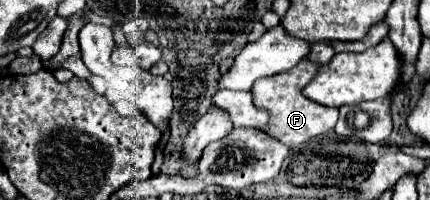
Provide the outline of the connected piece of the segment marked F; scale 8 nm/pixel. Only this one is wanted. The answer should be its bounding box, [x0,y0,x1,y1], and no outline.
[252,58,338,148]

